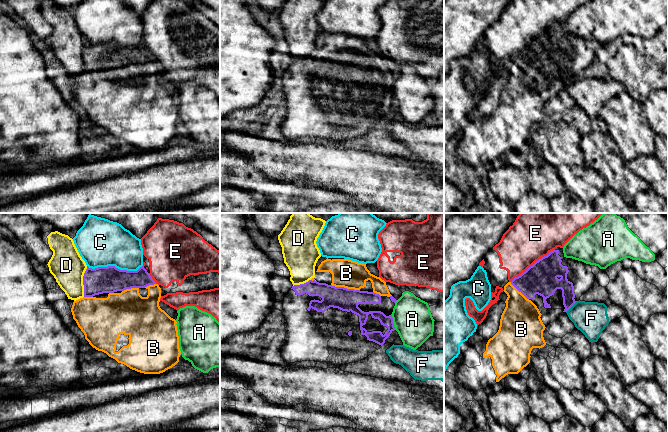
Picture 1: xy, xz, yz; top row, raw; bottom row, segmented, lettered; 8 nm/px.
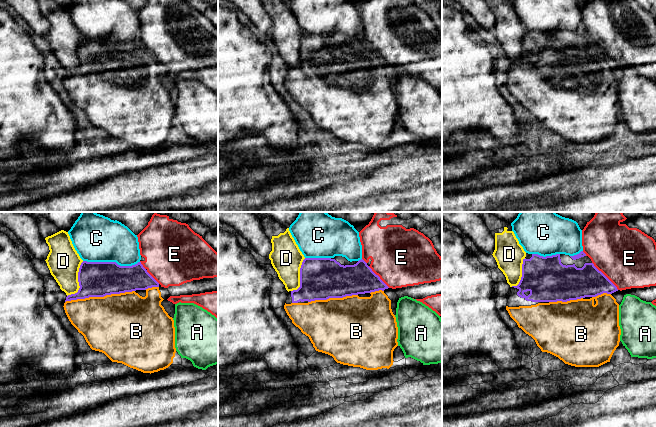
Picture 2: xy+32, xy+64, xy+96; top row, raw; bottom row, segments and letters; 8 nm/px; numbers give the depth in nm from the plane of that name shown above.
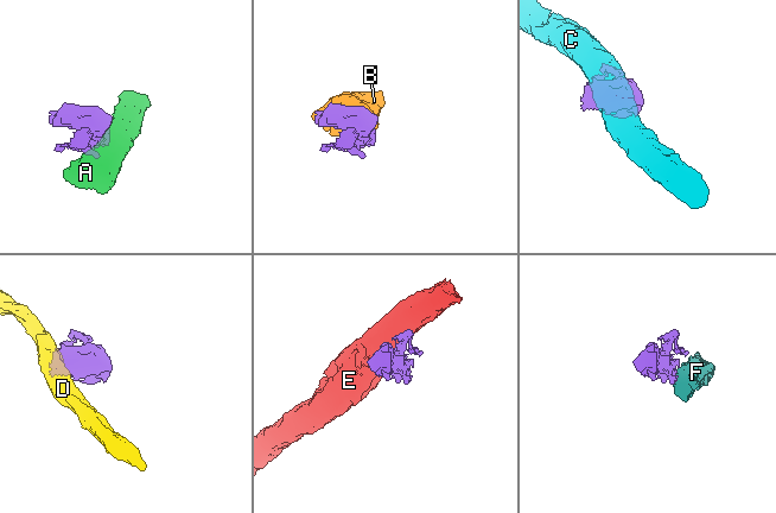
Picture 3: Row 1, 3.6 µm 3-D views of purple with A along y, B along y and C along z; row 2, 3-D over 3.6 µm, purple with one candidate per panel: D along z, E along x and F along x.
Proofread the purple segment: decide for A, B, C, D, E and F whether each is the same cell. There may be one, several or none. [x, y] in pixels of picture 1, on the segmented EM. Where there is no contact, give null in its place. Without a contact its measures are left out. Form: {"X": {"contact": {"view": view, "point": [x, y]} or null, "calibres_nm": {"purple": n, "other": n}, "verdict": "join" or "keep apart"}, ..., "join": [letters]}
{"A": {"contact": {"view": "xz", "point": [392, 322]}, "calibres_nm": {"purple": 100, "other": 320}, "verdict": "keep apart"}, "B": {"contact": {"view": "xz", "point": [345, 288]}, "calibres_nm": {"purple": 180, "other": 220}, "verdict": "join"}, "C": {"contact": {"view": "xy", "point": [114, 266]}, "calibres_nm": {"purple": 220, "other": 380}, "verdict": "keep apart"}, "D": {"contact": {"view": "xy", "point": [83, 281]}, "calibres_nm": {"purple": 220, "other": 280}, "verdict": "keep apart"}, "E": {"contact": {"view": "yz", "point": [533, 264]}, "calibres_nm": {"purple": 260, "other": 380}, "verdict": "keep apart"}, "F": {"contact": {"view": "yz", "point": [571, 306]}, "calibres_nm": {"purple": 150, "other": 260}, "verdict": "keep apart"}, "join": ["B"]}

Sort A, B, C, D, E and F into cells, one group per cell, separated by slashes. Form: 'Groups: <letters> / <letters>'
Groups: A / B / C / D / E / F

